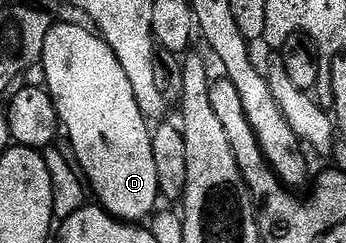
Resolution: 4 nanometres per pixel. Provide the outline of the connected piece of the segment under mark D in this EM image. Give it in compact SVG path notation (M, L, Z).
M53 23L46 34L42 57L46 91L52 96L63 131L74 146L83 179L100 199L99 207L117 220L144 222L157 211L156 200L161 199L151 149L153 133L114 50L103 36L88 28Z

